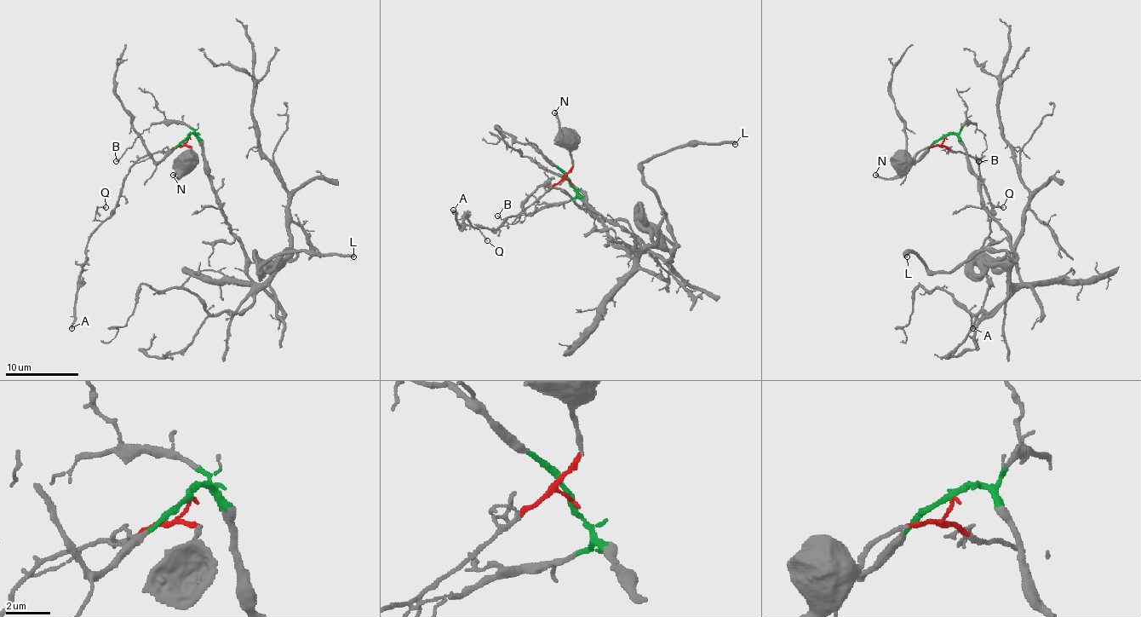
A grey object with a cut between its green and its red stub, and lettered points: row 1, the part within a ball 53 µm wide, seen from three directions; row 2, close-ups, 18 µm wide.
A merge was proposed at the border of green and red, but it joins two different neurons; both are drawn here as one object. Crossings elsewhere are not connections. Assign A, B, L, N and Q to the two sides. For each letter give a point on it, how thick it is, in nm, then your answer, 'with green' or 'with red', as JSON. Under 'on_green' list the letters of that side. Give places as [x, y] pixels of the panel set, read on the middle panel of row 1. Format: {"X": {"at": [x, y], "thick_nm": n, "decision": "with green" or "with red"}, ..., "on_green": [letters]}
{"A": {"at": [453, 210], "thick_nm": 200, "decision": "with red"}, "B": {"at": [497, 216], "thick_nm": 120, "decision": "with green"}, "L": {"at": [735, 144], "thick_nm": 320, "decision": "with green"}, "N": {"at": [554, 112], "thick_nm": 190, "decision": "with red"}, "Q": {"at": [487, 240], "thick_nm": 120, "decision": "with red"}, "on_green": ["B", "L"]}

